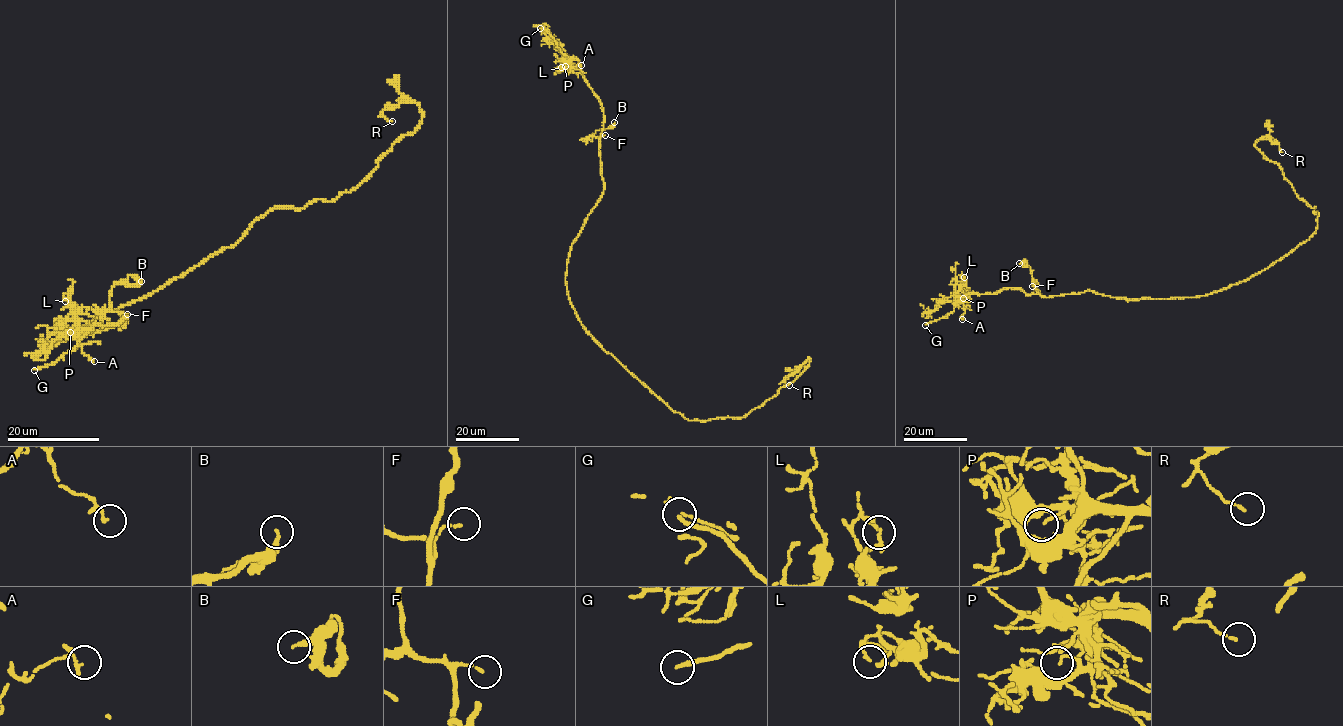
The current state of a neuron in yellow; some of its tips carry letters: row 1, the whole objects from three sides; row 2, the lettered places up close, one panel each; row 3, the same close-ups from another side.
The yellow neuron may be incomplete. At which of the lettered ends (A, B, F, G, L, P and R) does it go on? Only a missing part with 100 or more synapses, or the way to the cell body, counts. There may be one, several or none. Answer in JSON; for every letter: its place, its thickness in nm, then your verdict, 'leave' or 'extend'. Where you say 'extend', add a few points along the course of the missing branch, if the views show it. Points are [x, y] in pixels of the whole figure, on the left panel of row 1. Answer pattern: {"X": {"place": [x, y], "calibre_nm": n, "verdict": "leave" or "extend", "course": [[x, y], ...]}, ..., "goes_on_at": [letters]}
{"A": {"place": [94, 361], "calibre_nm": 130, "verdict": "leave"}, "B": {"place": [141, 281], "calibre_nm": 200, "verdict": "leave"}, "F": {"place": [127, 314], "calibre_nm": 90, "verdict": "leave"}, "G": {"place": [34, 370], "calibre_nm": 180, "verdict": "extend", "course": [[34, 370], [39, 376], [48, 379], [91, 381], [156, 345], [165, 344], [174, 335]]}, "L": {"place": [65, 301], "calibre_nm": 110, "verdict": "leave"}, "P": {"place": [70, 332], "calibre_nm": 90, "verdict": "leave"}, "R": {"place": [392, 121], "calibre_nm": 100, "verdict": "leave"}, "goes_on_at": ["G"]}

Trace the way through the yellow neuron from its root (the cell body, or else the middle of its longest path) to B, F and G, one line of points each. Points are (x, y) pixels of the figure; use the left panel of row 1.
B: (103, 313), (71, 330), (97, 332), (125, 320), (119, 329), (110, 291), (141, 281)
F: (103, 313), (83, 327), (71, 330), (97, 332), (125, 320), (127, 322), (119, 329), (120, 316), (127, 314)
G: (103, 313), (71, 330), (127, 322), (119, 329), (125, 317), (117, 325), (96, 324), (57, 361), (34, 370)

